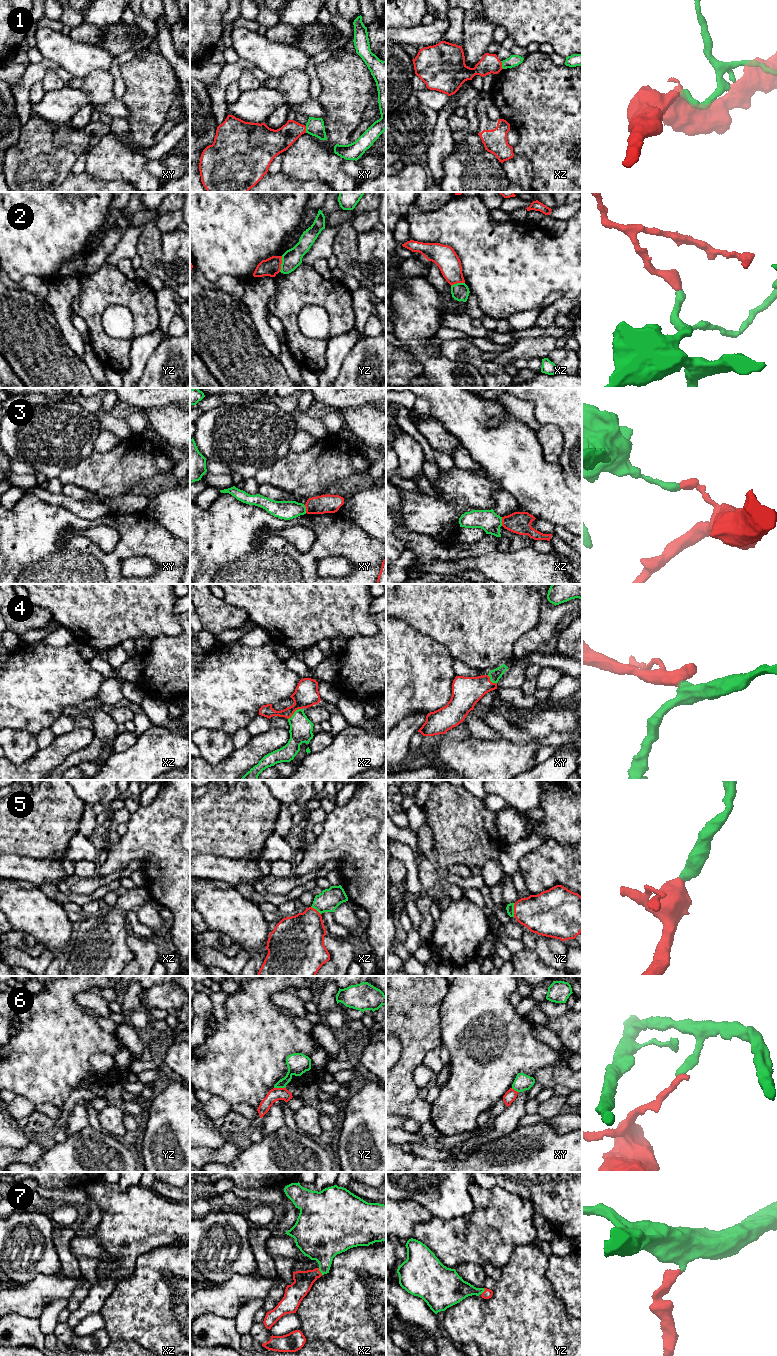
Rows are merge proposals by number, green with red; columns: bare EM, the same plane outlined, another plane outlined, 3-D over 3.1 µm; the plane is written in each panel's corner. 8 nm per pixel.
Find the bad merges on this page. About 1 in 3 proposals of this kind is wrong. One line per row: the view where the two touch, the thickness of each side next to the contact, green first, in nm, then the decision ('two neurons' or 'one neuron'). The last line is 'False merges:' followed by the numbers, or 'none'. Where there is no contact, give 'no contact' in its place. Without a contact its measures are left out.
1: xz | 100/160 nm | two neurons
2: yz | 160/140 nm | two neurons
3: xz | 170/180 nm | two neurons
4: xz | 180/200 nm | one neuron
5: yz | 60/320 nm | one neuron
6: yz | 170/110 nm | two neurons
7: xz | 340/160 nm | one neuron
False merges: 1, 2, 3, 6

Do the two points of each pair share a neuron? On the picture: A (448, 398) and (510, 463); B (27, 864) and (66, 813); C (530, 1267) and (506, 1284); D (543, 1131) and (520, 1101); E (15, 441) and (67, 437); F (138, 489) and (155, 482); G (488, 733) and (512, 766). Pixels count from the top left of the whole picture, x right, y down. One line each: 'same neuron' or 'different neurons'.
A: same neuron
B: different neurons
C: same neuron
D: different neurons
E: same neuron
F: same neuron
G: different neurons

